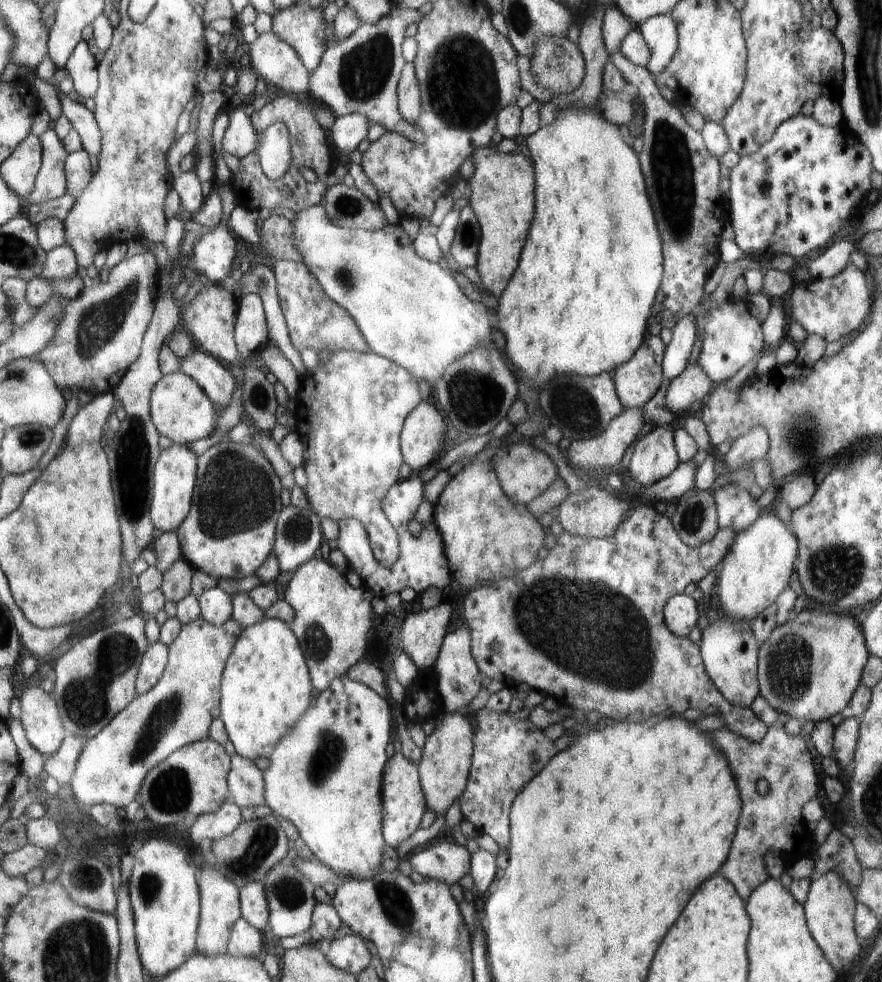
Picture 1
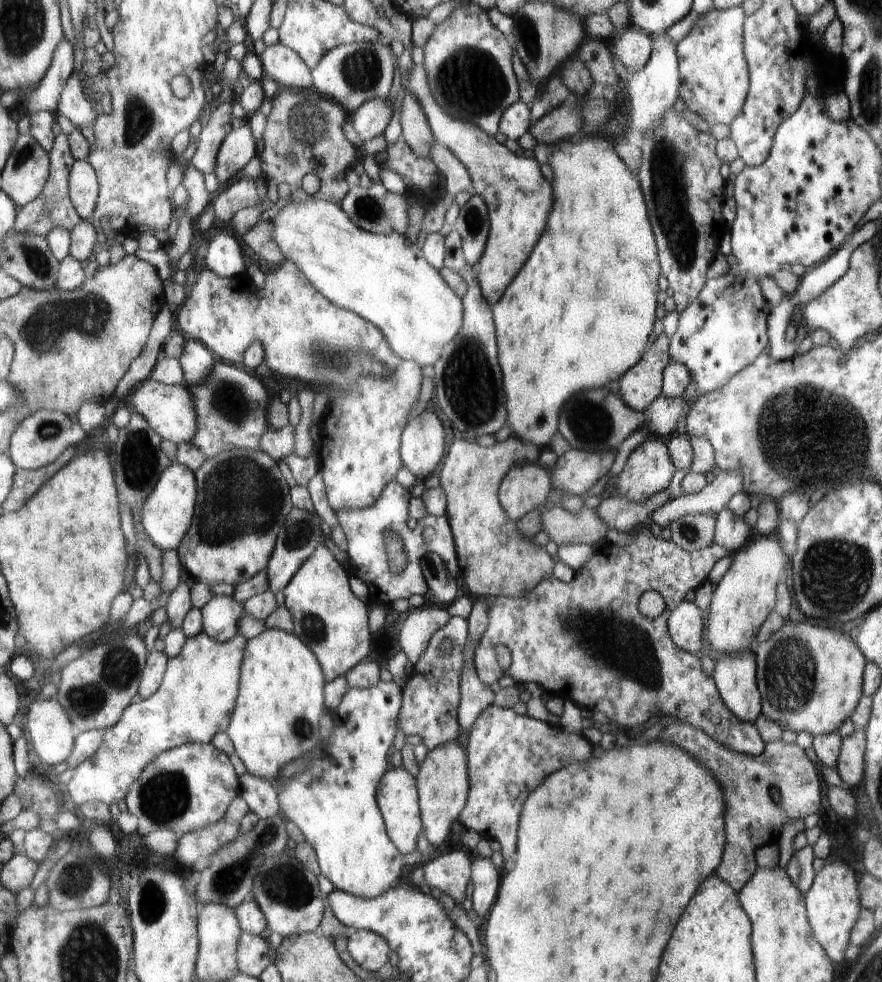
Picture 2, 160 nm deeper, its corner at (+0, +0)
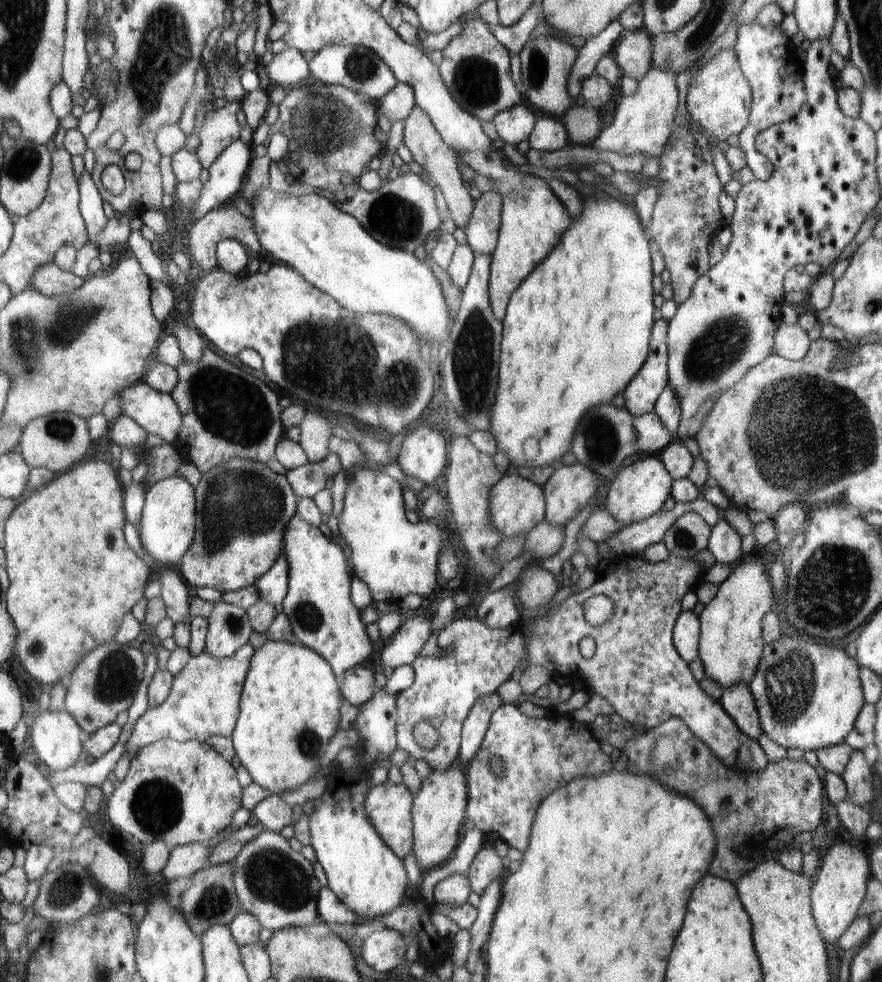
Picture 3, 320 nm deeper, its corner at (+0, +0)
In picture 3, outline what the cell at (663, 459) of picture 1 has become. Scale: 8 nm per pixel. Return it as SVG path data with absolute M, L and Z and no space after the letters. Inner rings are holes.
M650 455L620 469L610 480L605 509L621 522L622 527L638 523L662 511L664 502L671 496L672 486L674 486L674 478L664 468L663 461L658 456Z

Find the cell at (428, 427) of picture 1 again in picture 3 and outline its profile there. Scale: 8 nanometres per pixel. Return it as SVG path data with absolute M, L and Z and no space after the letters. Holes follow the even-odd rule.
M424 422L414 426L402 442L398 464L408 479L417 478L432 486L446 468L446 442L440 431Z

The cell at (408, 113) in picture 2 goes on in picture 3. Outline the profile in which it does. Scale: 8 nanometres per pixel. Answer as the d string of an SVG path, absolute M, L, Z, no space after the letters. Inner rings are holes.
M416 106L405 120L403 133L403 143L410 150L413 160L428 171L434 184L442 190L444 200L447 204L448 218L454 220L456 226L464 230L470 220L476 200L470 195L470 190L463 181L457 167L458 154L442 140L432 119L419 106Z

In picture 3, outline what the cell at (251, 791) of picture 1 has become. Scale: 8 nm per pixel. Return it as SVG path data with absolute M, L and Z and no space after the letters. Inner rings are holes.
M274 793L258 803L252 810L266 831L281 833L285 827L292 826L292 806L280 799L280 797Z

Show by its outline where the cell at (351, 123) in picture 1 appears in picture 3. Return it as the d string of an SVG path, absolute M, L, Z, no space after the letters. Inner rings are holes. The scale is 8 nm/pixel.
M400 83L378 103L380 103L381 112L388 116L390 122L405 121L417 106L415 90L412 85Z

